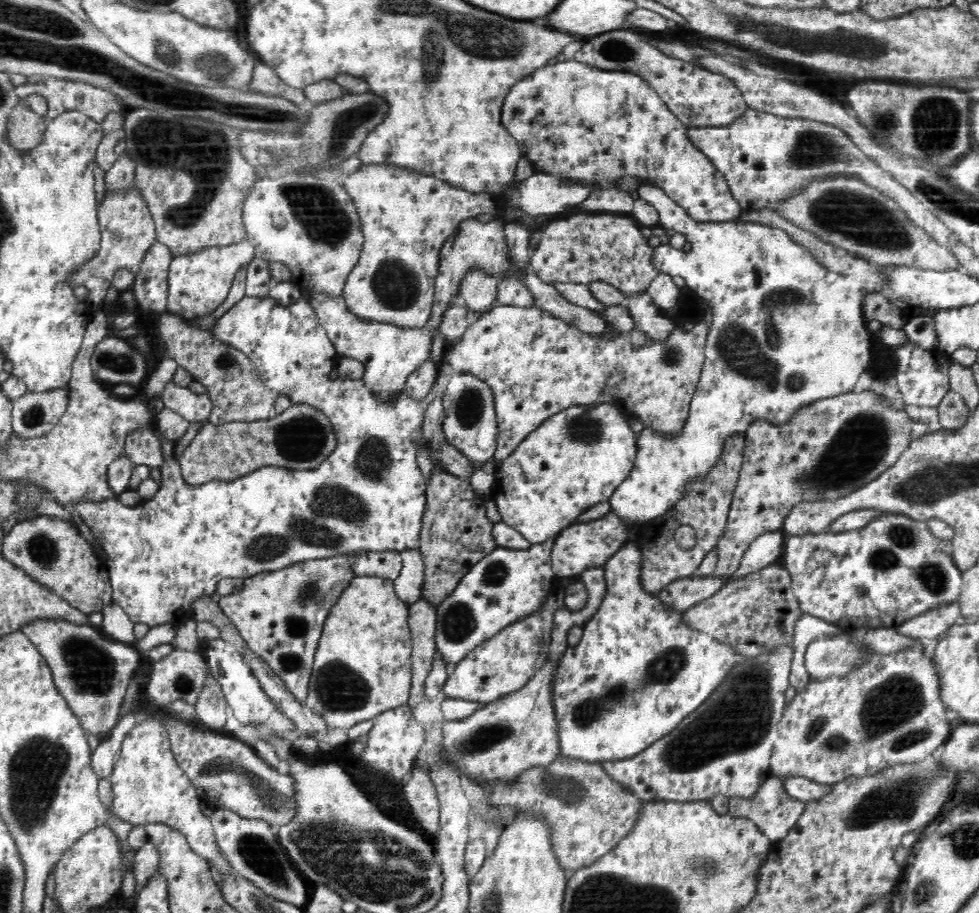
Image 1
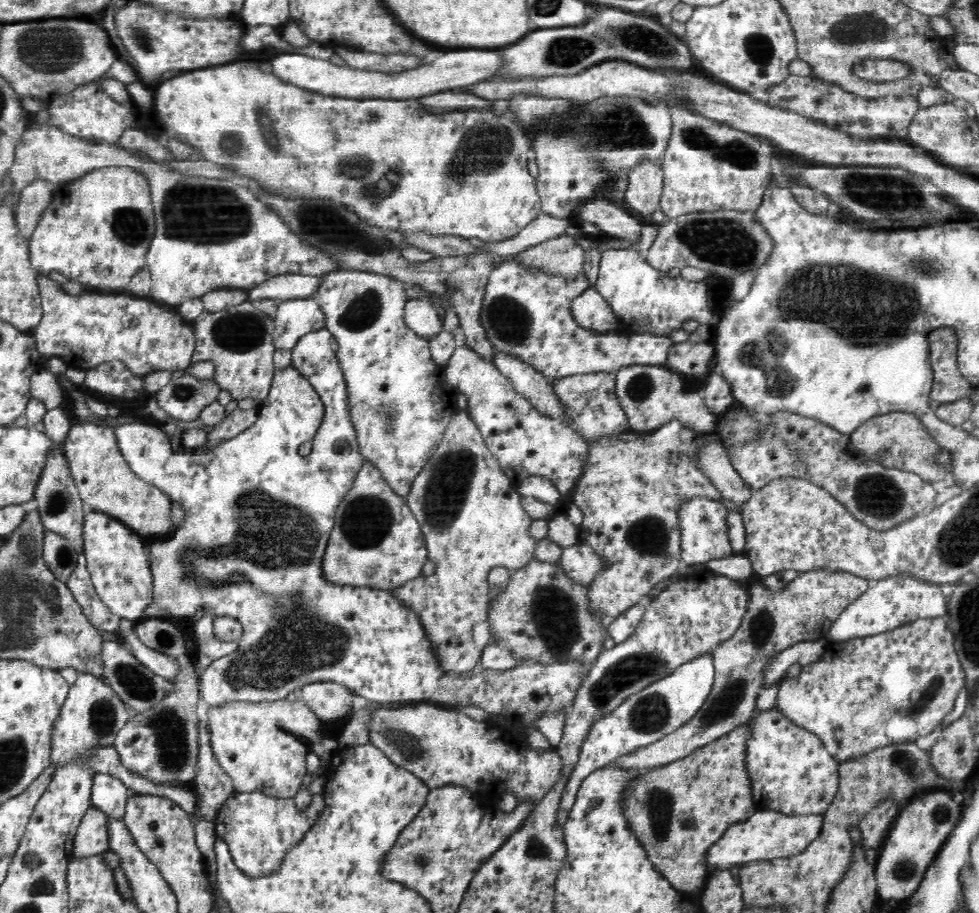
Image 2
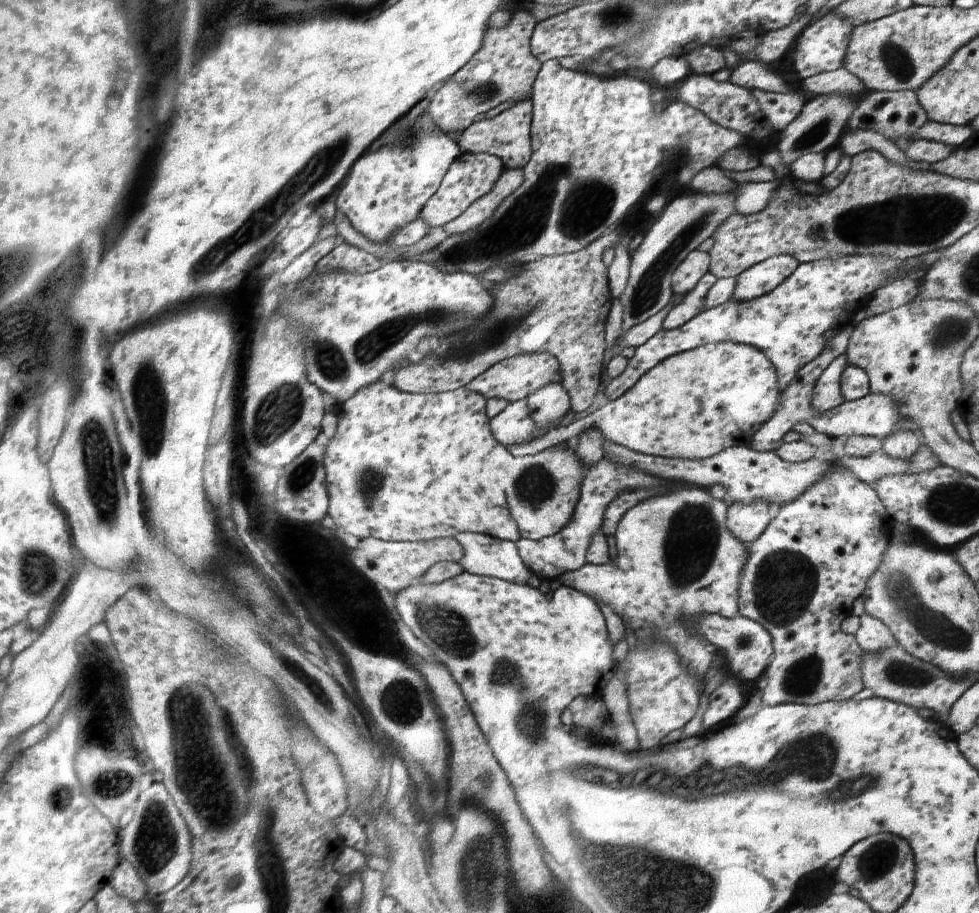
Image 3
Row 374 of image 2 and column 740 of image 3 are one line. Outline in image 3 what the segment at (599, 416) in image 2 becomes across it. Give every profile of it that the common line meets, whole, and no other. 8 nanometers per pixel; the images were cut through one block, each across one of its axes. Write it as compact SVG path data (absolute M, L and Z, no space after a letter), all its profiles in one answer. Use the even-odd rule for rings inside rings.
M840 471L823 477L822 480L807 489L804 495L774 511L764 534L748 546L749 559L746 559L745 567L741 572L740 614L750 620L758 621L773 637L773 662L769 664L761 689L758 692L765 706L782 703L815 705L826 701L843 701L851 699L854 694L858 694L864 688L862 678L864 650L858 644L856 636L853 637L842 632L841 622L853 614L852 604L860 598L862 591L865 591L870 575L873 575L873 572L881 567L882 559L885 559L886 547L889 546L894 537L895 522L893 517L889 515L885 503L873 488L867 487L850 471Z

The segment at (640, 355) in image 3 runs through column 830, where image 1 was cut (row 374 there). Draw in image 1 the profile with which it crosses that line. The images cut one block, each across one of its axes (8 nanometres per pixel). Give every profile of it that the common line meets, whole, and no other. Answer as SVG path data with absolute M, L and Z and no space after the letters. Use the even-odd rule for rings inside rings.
M244 296L244 298L240 299L236 304L233 304L233 307L231 309L228 309L224 314L218 315L218 318L215 320L215 328L209 330L212 334L215 335L216 338L220 339L220 342L226 342L228 344L231 344L232 346L235 346L238 348L238 350L241 350L244 352L244 354L248 355L248 358L254 363L254 366L256 366L256 370L258 370L258 374L260 379L262 379L262 382L266 387L269 389L272 389L273 391L276 391L278 393L284 394L284 396L290 398L290 401L294 404L301 404L301 405L312 405L312 408L316 408L324 414L324 416L328 417L328 421L332 423L333 432L336 433L336 448L328 455L328 458L324 459L324 462L320 463L320 466L317 466L316 468L312 470L292 470L292 469L286 469L284 467L278 467L278 466L268 466L268 467L262 467L258 470L255 470L254 472L245 474L244 476L240 478L232 479L231 481L210 481L206 482L206 484L202 484L200 486L190 486L184 478L182 478L182 473L179 467L179 461L177 461L174 457L172 459L164 460L164 454L162 454L162 444L160 443L160 439L158 437L158 431L156 431L156 419L154 415L154 420L152 420L151 426L144 426L144 428L138 428L132 430L131 433L128 433L128 436L125 440L124 450L123 454L126 455L135 465L146 465L149 467L158 467L159 470L162 470L162 486L159 486L160 490L156 492L156 494L152 495L152 498L150 500L142 500L142 504L137 504L135 506L124 506L124 504L121 504L116 496L103 499L99 502L90 502L85 501L82 502L82 504L74 504L74 507L70 507L70 509L74 510L74 512L80 512L80 516L84 518L84 522L100 536L100 540L102 540L102 544L104 544L104 550L106 550L107 559L104 561L105 566L107 567L109 579L111 582L111 587L113 590L113 602L116 603L118 606L121 606L125 613L129 616L129 619L134 624L148 624L148 627L154 627L154 626L160 626L162 624L170 624L174 625L176 628L178 628L180 625L186 623L189 620L193 619L192 614L192 605L195 604L196 600L199 600L200 597L210 597L215 593L215 586L219 584L220 581L224 579L232 579L232 578L246 578L254 576L255 574L260 574L268 571L276 571L276 570L283 570L284 568L287 568L291 565L296 565L300 562L305 561L312 561L317 562L317 560L320 560L322 558L333 558L337 555L352 555L353 553L360 553L360 554L366 554L368 552L383 552L383 551L406 551L406 550L412 550L412 549L418 549L420 546L420 532L421 532L421 521L424 517L424 512L426 509L427 504L427 479L422 475L420 467L418 466L418 461L416 458L416 450L418 450L418 444L421 439L423 439L422 434L422 424L423 424L423 418L424 418L424 407L422 407L422 403L420 401L417 401L416 399L412 399L412 397L408 397L408 393L402 392L399 394L396 401L390 402L388 404L388 401L384 401L383 404L381 404L380 400L377 400L376 396L372 396L372 391L368 389L368 387L365 385L365 382L360 378L358 380L354 379L348 379L343 378L342 374L338 374L336 367L337 363L339 363L342 359L341 354L338 354L336 352L336 346L330 342L330 339L327 337L327 334L325 333L324 327L320 326L319 318L317 317L317 314L315 313L315 310L311 307L311 304L308 303L308 300L306 298L299 299L296 303L289 304L288 306L282 306L278 302L274 302L274 300L270 297L264 297L264 298L252 298L248 296Z

